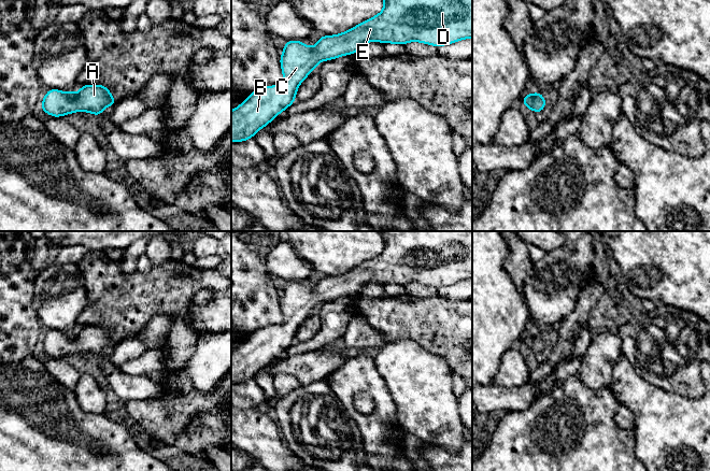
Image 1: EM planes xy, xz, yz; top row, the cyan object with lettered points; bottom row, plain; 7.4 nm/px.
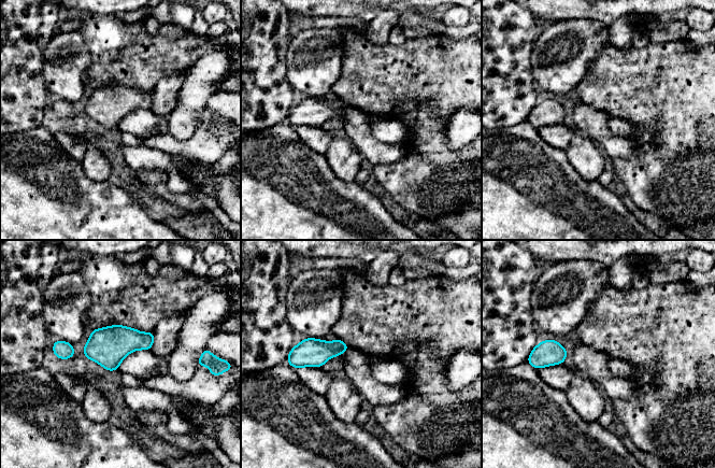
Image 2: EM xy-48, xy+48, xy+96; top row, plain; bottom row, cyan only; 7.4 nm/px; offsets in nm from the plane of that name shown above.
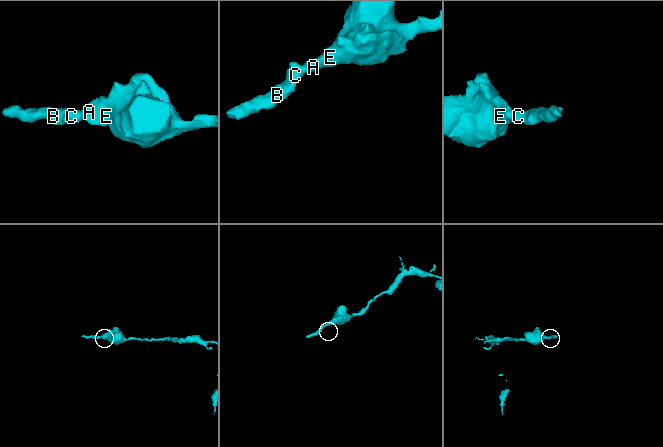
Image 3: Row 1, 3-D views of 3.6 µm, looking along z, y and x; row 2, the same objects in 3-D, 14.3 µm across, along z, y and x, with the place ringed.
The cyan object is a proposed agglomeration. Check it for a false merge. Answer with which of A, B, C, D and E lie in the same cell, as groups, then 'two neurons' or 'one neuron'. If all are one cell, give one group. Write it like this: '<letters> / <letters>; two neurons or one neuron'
A B C D E; one neuron

